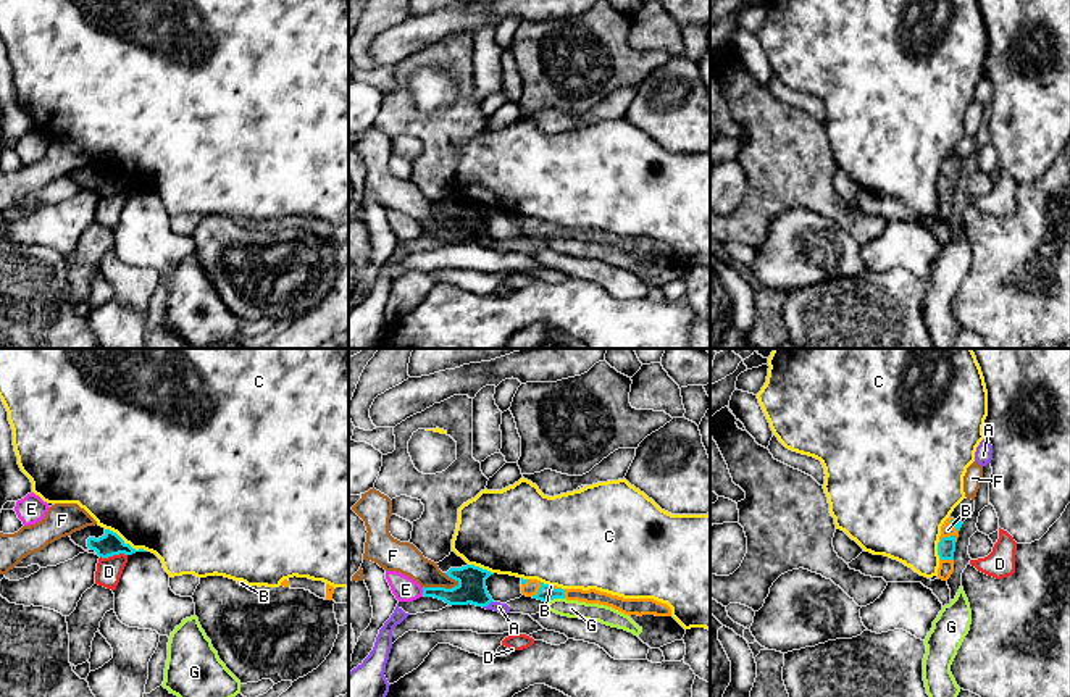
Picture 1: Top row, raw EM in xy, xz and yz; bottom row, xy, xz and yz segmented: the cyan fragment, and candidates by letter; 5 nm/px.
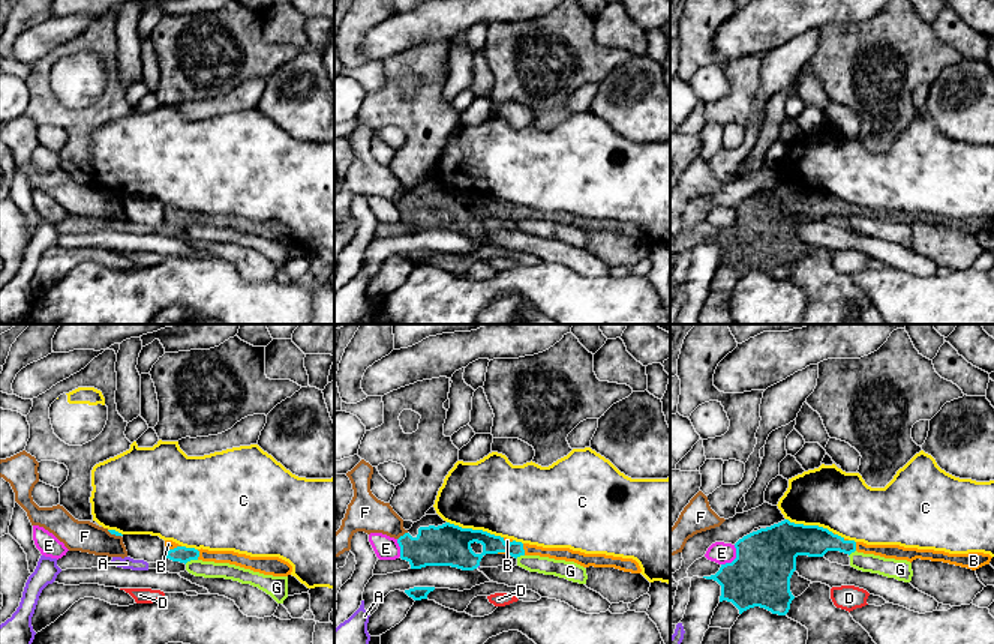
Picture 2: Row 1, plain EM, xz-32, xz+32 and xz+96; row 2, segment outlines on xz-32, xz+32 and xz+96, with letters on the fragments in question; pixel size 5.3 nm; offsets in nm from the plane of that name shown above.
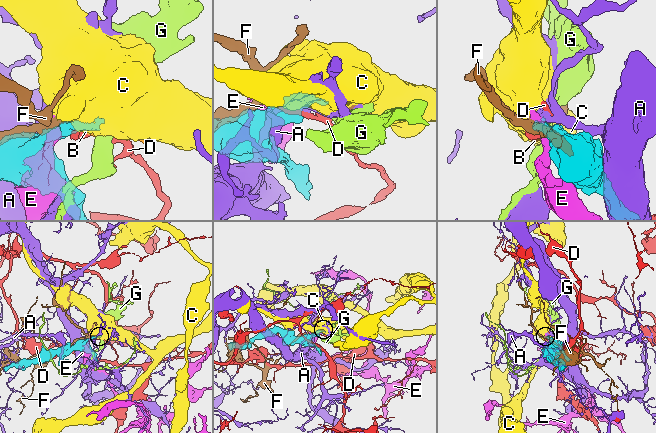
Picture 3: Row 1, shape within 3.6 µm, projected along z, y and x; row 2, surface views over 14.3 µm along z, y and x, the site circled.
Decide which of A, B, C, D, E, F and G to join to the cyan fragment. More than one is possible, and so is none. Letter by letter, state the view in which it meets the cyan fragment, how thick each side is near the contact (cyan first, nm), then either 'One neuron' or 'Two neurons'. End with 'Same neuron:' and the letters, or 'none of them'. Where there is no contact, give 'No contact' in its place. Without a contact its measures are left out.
A: Touches cyan in xz. Thickness 140 nm (cyan) against 50 nm. Two neurons
B: Touches cyan in yz. Thickness 90 nm (cyan) against 70 nm. One neuron
C: Touches cyan in xy. Thickness 120 nm (cyan) against 480 nm. Two neurons
D: Touches cyan in xy. Thickness 120 nm (cyan) against 130 nm. Two neurons
E: Touches cyan in xz. Thickness 140 nm (cyan) against 120 nm. Two neurons
F: Touches cyan in xz. Thickness 140 nm (cyan) against 160 nm. Two neurons
G: Touches cyan in xz. Thickness 80 nm (cyan) against 90 nm. Two neurons
Same neuron: B

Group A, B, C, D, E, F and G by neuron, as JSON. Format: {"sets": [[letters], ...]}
{"sets": [["A"], ["B"], ["C"], ["D"], ["E"], ["F"], ["G"]]}

